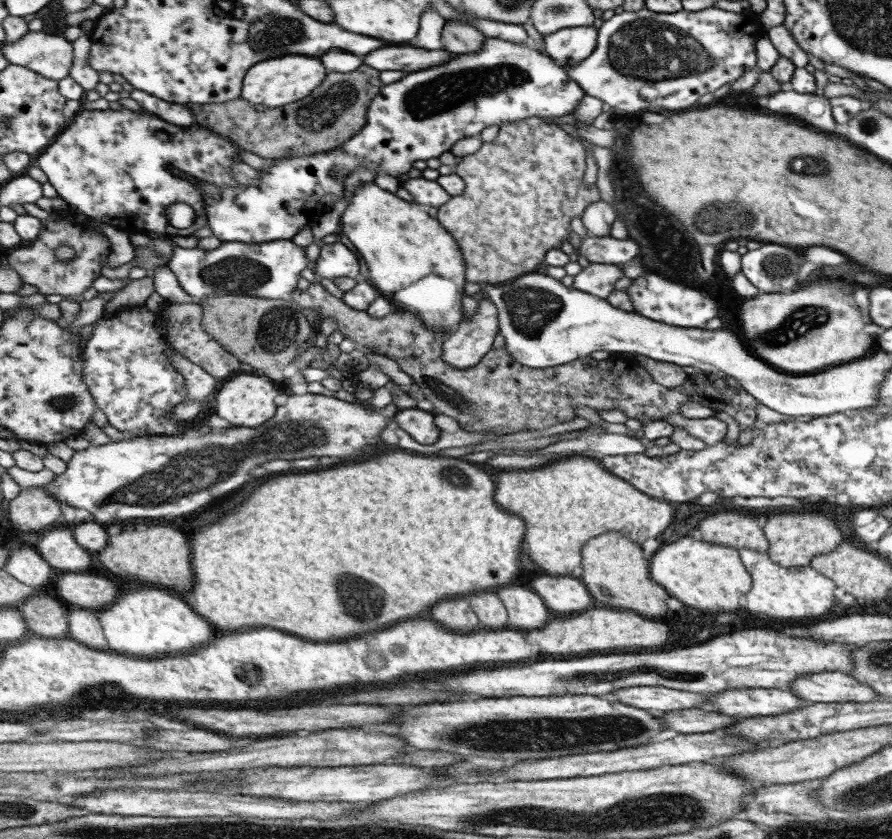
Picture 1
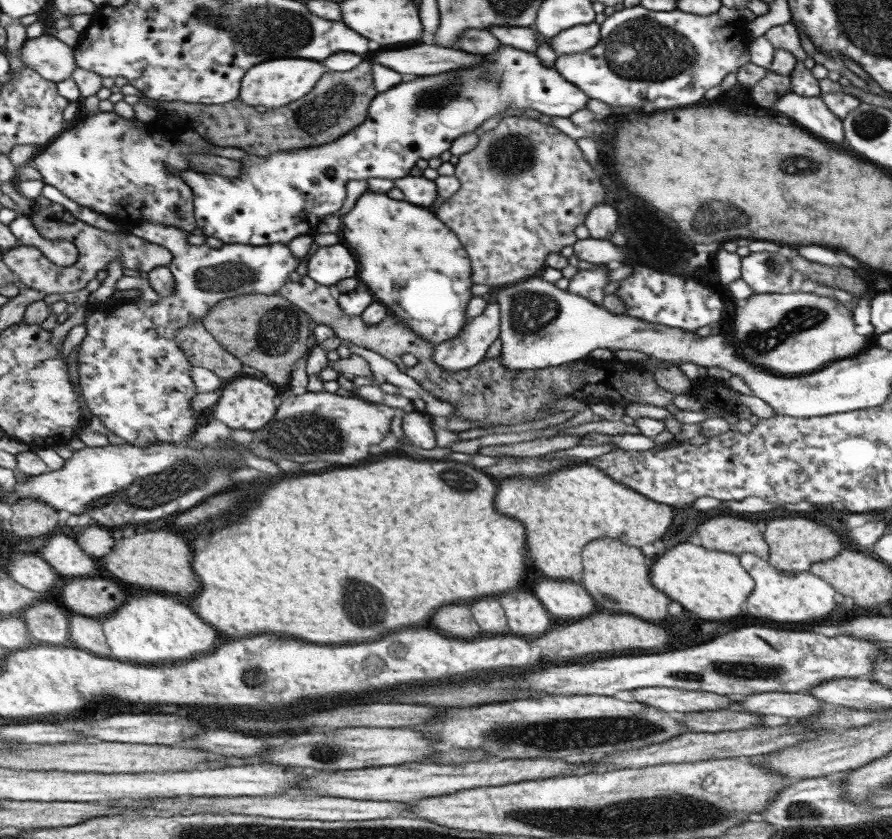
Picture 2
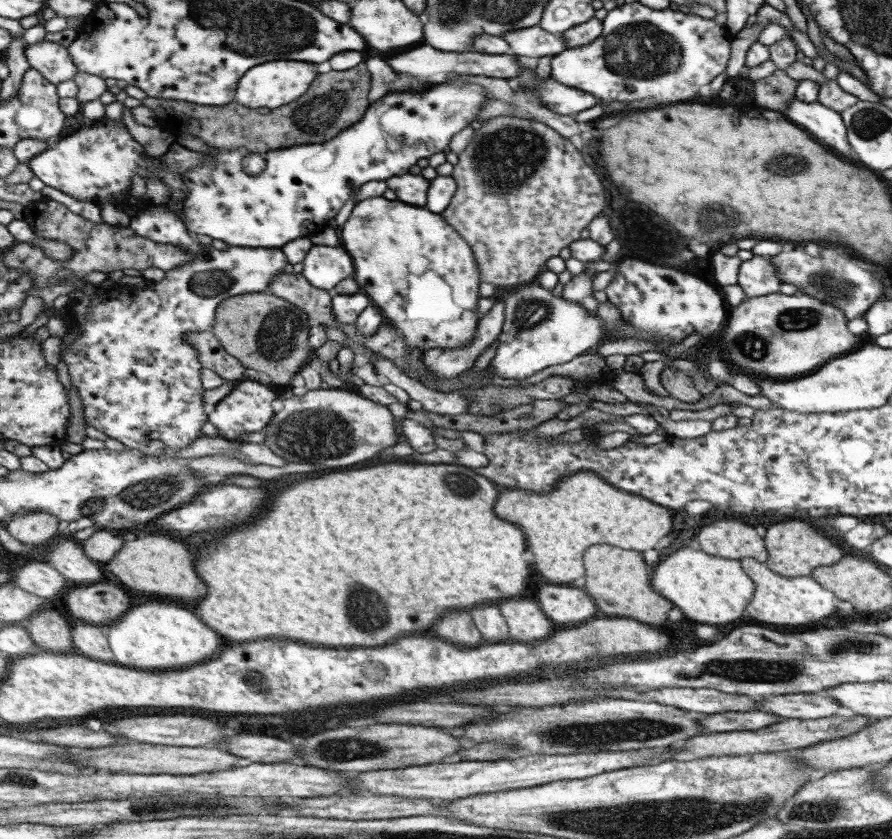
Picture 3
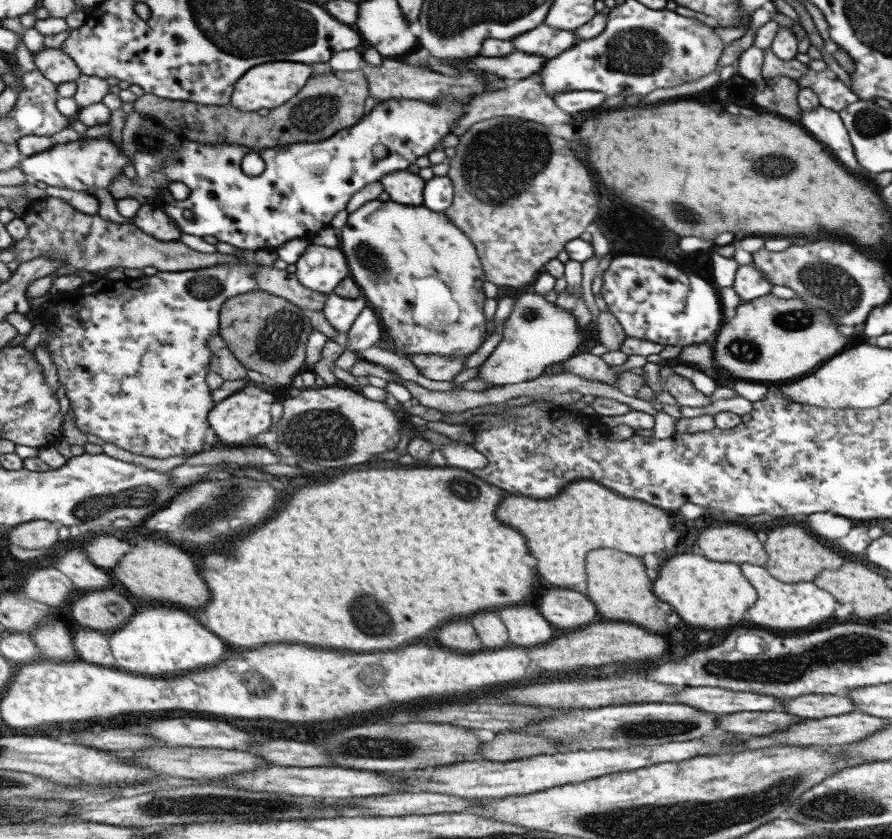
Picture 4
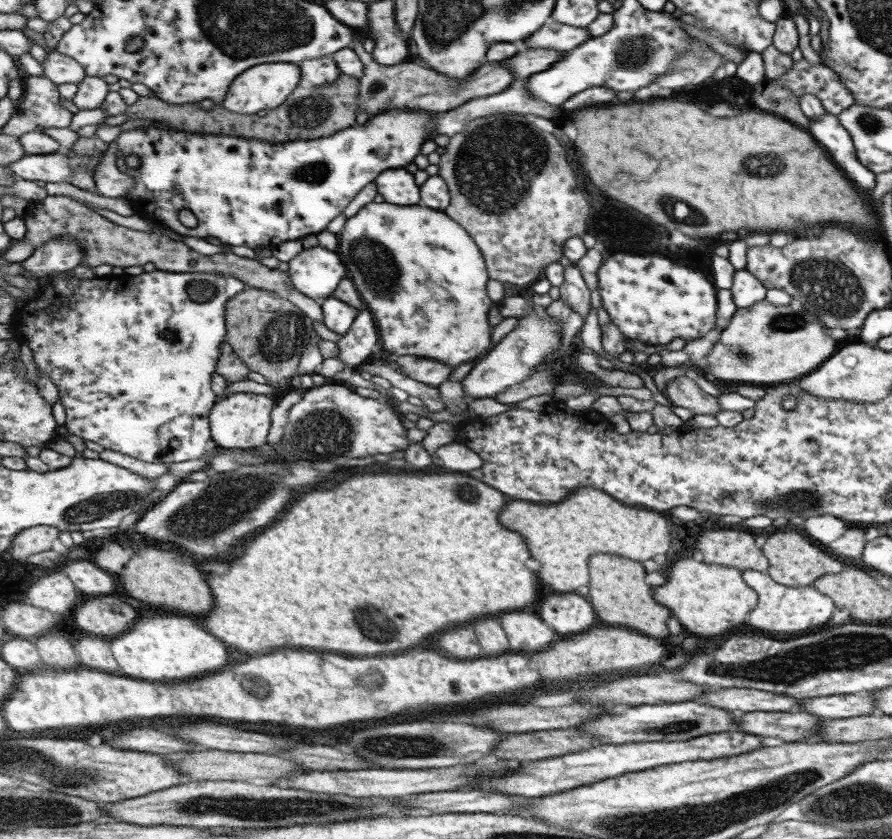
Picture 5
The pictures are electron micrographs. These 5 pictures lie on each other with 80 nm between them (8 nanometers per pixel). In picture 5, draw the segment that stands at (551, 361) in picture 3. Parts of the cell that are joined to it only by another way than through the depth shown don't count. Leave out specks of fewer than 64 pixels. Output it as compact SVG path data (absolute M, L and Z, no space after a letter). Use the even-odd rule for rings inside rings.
M531 299L527 301L531 303L531 312L527 316L517 317L517 326L507 335L504 335L495 346L492 346L487 355L478 359L463 380L458 383L465 395L472 396L473 398L485 398L491 397L498 392L503 392L508 386L518 384L533 375L536 372L536 366L549 353L553 353L555 349L559 349L559 342L557 342L559 341L559 326L555 324L555 319L545 314L544 308L534 305Z

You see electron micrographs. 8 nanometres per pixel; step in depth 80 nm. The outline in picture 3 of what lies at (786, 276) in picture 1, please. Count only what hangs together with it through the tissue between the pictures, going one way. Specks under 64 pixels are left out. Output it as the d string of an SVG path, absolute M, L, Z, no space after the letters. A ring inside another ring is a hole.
M753 255L748 260L740 262L736 283L743 289L746 298L751 298L777 293L782 282L776 275L776 266L767 256Z

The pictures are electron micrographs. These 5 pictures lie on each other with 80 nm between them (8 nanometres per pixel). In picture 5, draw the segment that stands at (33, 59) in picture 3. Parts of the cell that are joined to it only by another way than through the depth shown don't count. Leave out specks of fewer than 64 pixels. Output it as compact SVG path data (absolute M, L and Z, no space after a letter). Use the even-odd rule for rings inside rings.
M57 51L48 53L46 63L41 65L46 77L56 85L79 84L88 75L79 61Z

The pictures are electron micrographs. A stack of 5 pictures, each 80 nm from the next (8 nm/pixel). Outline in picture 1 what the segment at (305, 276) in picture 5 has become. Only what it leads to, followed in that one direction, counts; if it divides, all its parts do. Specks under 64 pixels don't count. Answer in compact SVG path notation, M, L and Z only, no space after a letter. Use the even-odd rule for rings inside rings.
M339 241L324 245L316 261L314 274L320 278L330 281L341 277L357 279L359 274L357 254Z

